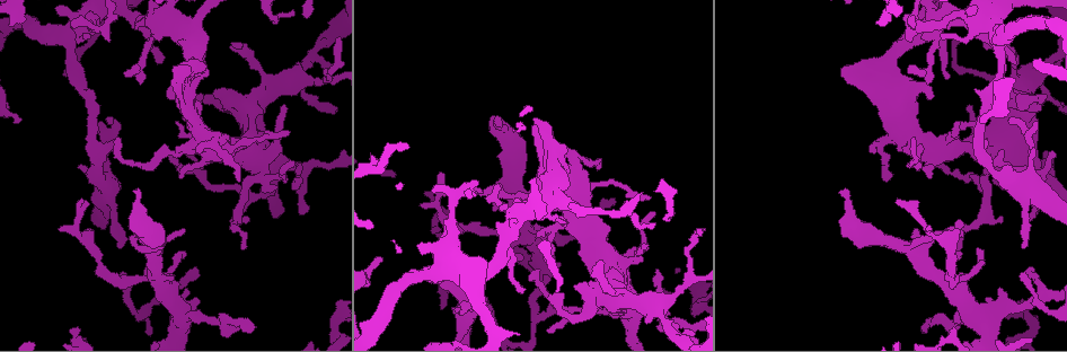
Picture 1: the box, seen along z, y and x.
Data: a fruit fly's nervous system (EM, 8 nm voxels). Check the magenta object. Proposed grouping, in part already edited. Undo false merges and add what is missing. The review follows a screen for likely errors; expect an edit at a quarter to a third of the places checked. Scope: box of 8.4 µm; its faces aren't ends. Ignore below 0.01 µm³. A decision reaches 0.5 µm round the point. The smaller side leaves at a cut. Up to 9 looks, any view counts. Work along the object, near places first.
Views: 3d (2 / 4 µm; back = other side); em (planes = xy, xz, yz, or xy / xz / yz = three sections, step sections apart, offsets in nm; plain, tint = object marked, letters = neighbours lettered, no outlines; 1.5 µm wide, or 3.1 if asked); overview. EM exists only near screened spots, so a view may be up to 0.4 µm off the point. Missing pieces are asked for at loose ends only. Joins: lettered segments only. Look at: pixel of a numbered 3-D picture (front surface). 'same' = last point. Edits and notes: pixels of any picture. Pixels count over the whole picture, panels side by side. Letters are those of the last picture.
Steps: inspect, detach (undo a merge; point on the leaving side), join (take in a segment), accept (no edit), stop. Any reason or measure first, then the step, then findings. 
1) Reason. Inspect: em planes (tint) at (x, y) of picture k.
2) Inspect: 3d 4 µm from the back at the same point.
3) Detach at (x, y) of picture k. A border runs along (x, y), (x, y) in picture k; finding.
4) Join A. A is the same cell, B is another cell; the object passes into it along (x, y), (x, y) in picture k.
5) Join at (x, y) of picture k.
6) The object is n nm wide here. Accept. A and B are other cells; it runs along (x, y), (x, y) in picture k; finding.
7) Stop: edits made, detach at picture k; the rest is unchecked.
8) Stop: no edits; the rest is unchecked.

An open end. Inspect: em planes (letters) at (980, 187) of picture 1.

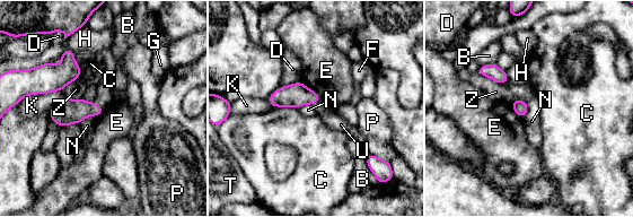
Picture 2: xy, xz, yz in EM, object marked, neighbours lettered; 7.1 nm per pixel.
The object is 100 nm wide here. Accept. B, C, D, E, F, G, H, K, N, P, T, U and Z are other cells; no lettered segment goes on from it.

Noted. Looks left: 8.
Branch stops here. Inspect: em planes (letters) at (915, 99) of picture 1.

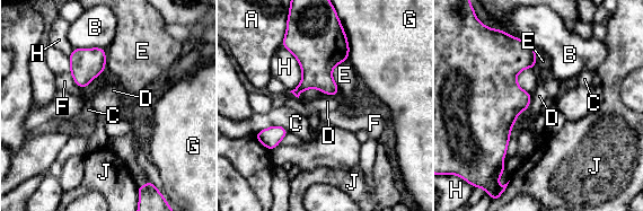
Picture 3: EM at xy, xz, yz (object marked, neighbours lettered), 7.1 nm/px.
Accept. A, B, C, D, E, F, G, H and J are other cells; none of them fits.

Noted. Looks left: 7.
Free end. Inspect: em yz step 4 (letters) at (985, 140) of picture 1.

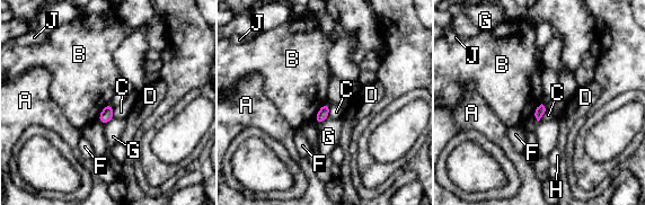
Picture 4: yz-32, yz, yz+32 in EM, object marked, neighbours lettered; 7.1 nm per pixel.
Cut it another way. Inspect: em planes (letters) at the same point.

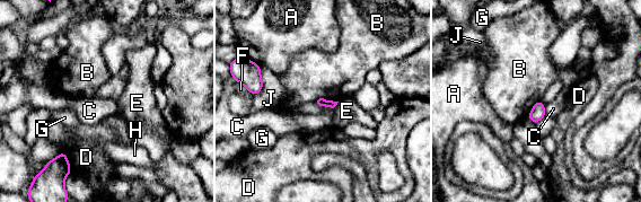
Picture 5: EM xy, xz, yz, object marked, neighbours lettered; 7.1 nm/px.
Accept. A, B, C, D, E, F, G, H and J are other cells; a border runs along (316, 100), (325, 98), (337, 102) in picture 5; none of them fits.

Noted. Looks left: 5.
Inspect: 3d 2 µm at (332, 328) of picture 1.

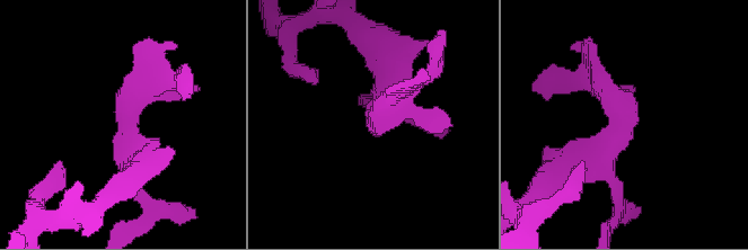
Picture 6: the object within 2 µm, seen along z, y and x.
Need the tissue. Inspect: em xy step 8 (letters) at (123, 121) of picture 6.

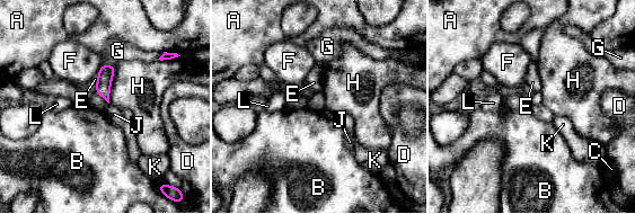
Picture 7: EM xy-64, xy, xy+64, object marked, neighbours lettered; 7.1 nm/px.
Accept. A, B, C, D, E, F, G, H, J, K and L are other cells; a border runs along (95, 92), (108, 104) in picture 7; all the same neuron.

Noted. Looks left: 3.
Stop: no edits; the rest is unchecked.

